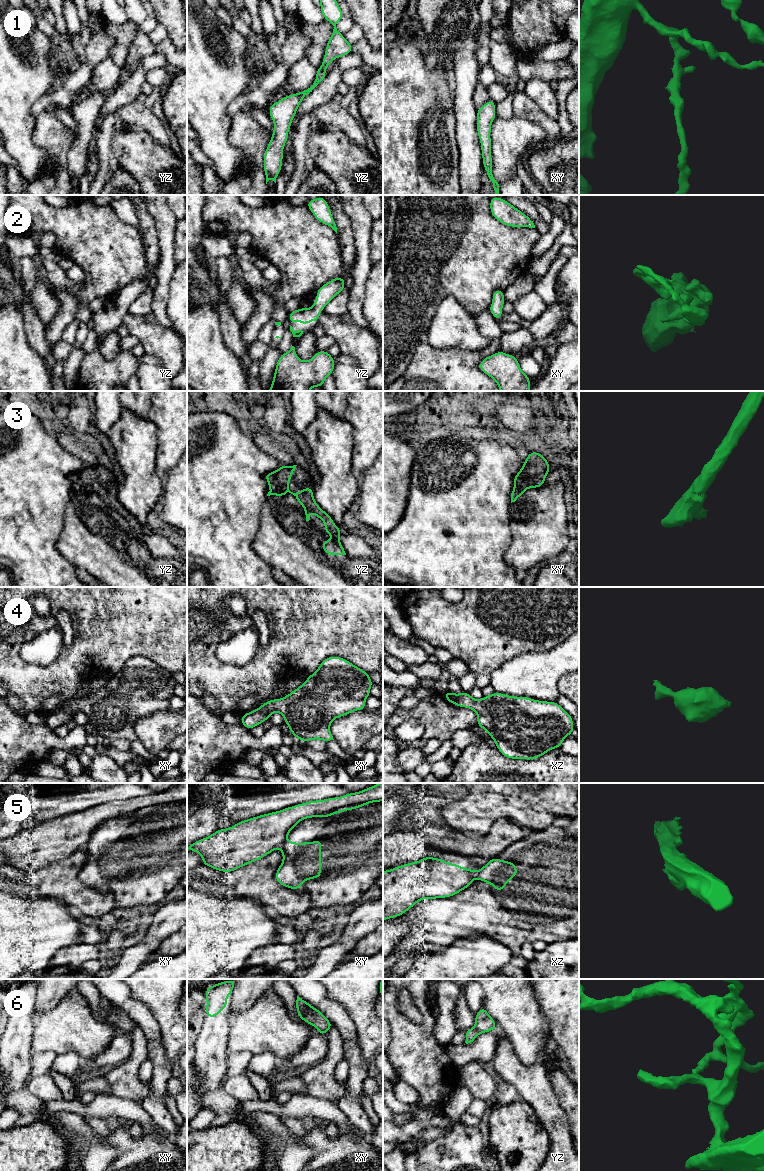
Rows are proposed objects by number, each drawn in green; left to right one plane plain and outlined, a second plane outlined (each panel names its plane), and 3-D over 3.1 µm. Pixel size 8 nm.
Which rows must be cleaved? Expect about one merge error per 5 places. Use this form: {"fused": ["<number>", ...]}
{"fused": ["5", "6"]}

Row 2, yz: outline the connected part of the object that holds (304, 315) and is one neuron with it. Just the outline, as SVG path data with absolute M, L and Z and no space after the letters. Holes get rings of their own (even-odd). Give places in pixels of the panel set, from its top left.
M344 277L333 278L322 285L316 294L316 301L311 308L300 308L289 313L290 324L299 321L304 326L312 321L318 321L320 312L339 293L345 289Z

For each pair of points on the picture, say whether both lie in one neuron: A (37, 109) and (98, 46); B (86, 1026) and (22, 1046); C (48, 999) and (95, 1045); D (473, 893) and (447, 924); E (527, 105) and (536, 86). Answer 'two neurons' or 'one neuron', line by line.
A: one neuron
B: two neurons
C: two neurons
D: one neuron
E: two neurons

